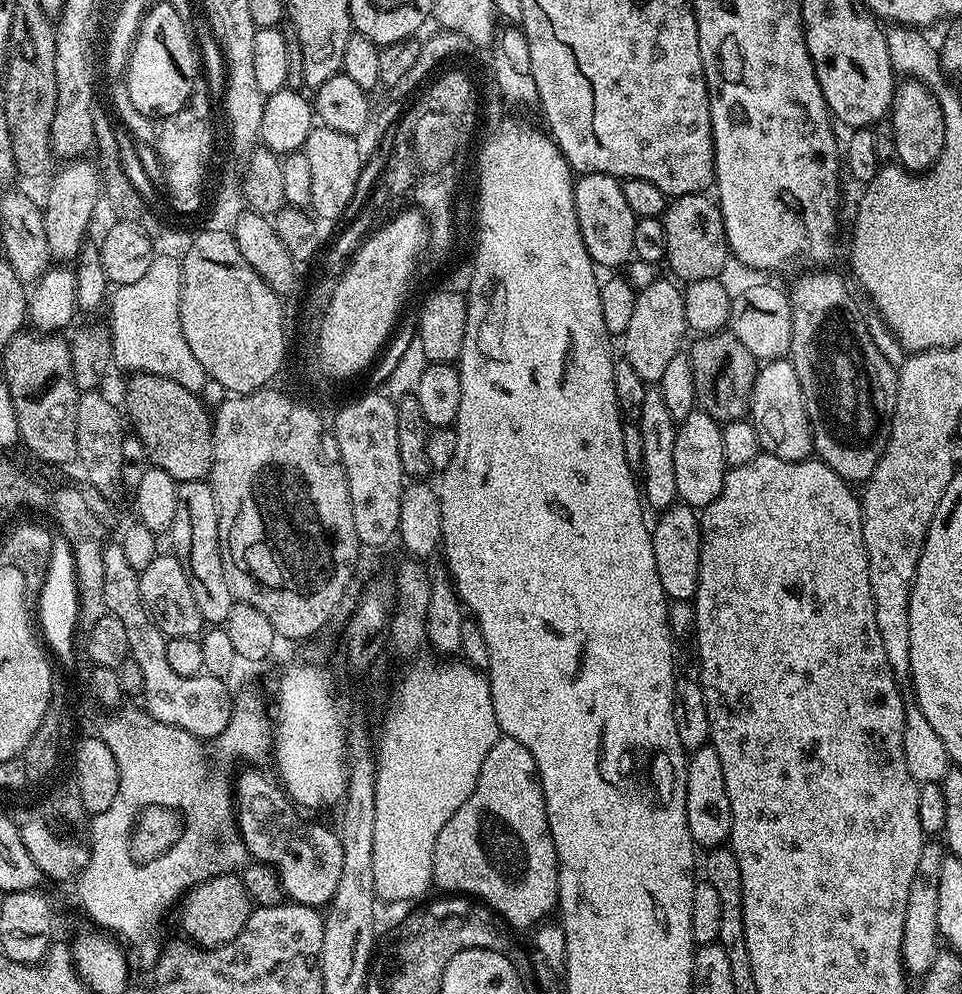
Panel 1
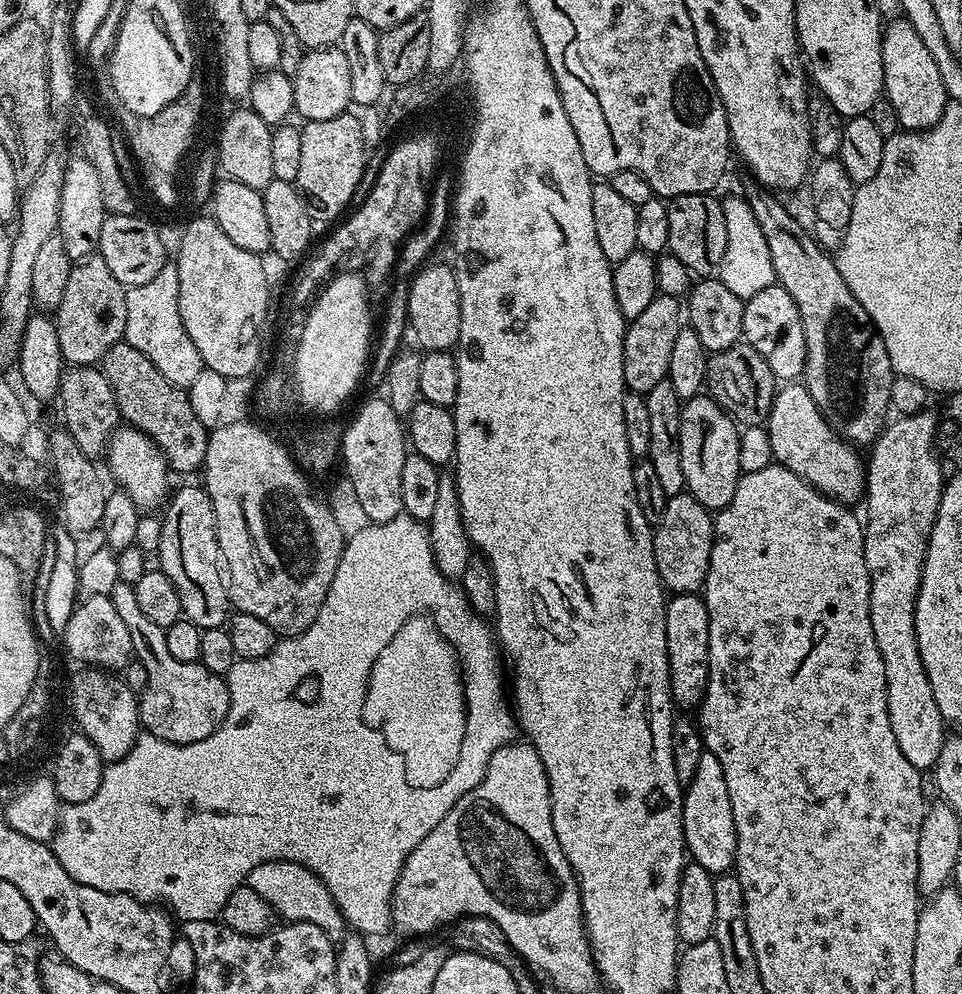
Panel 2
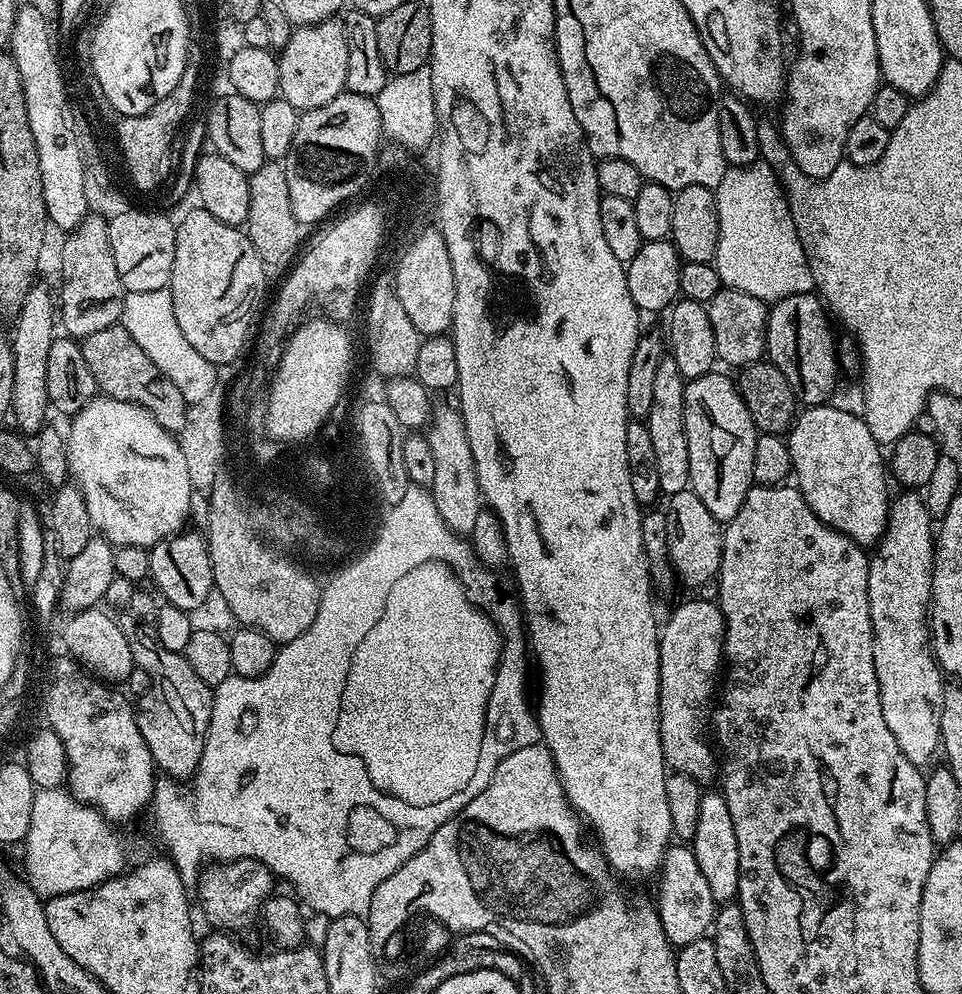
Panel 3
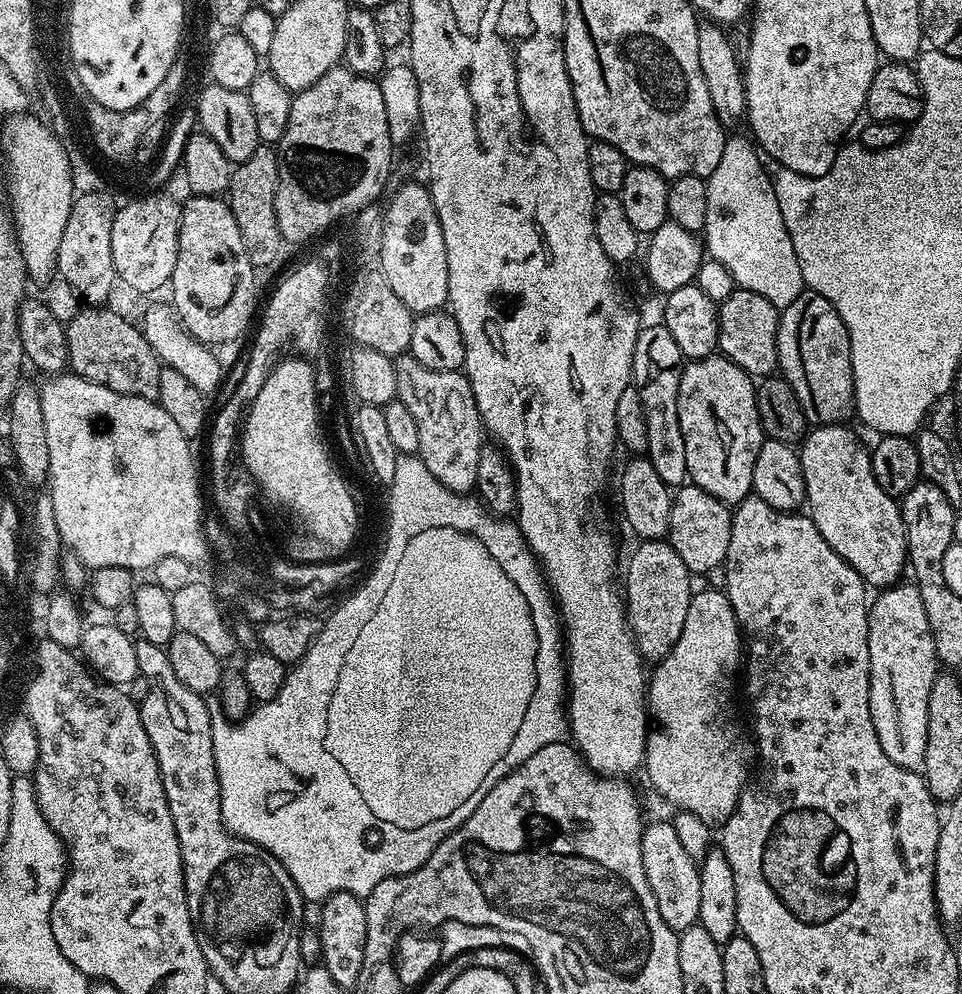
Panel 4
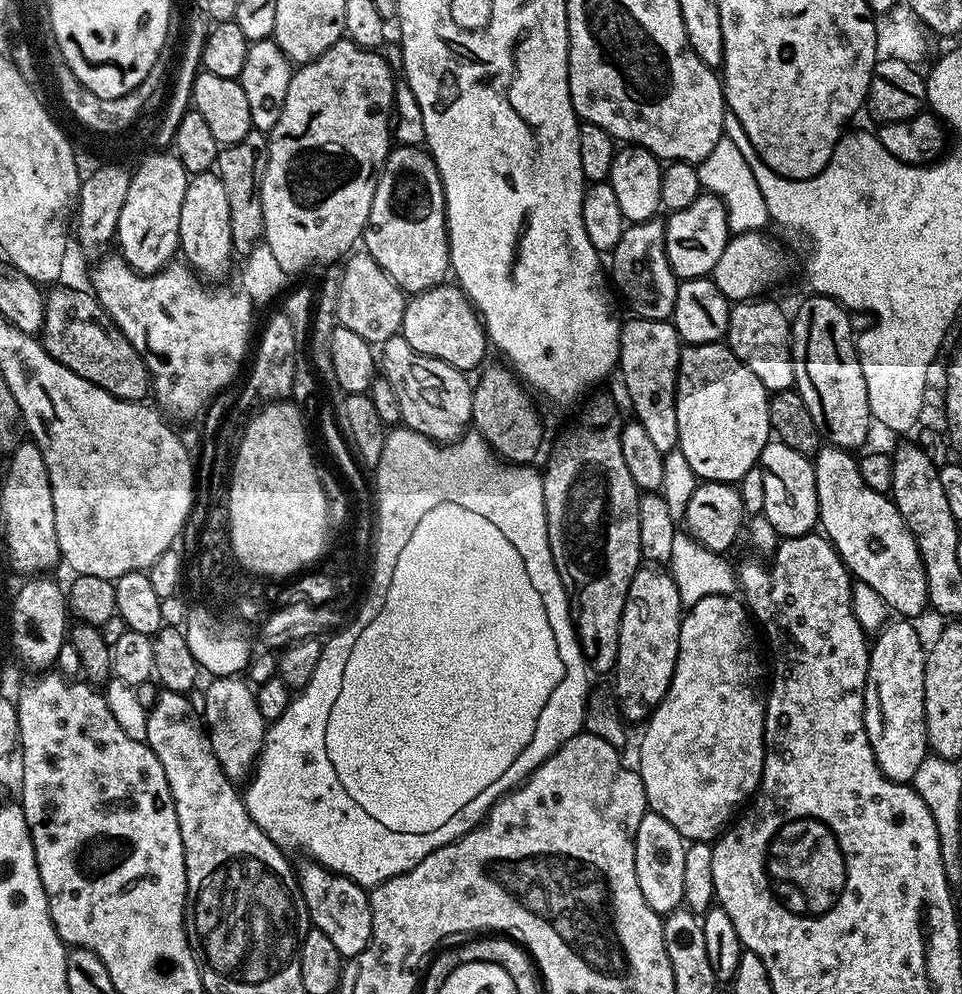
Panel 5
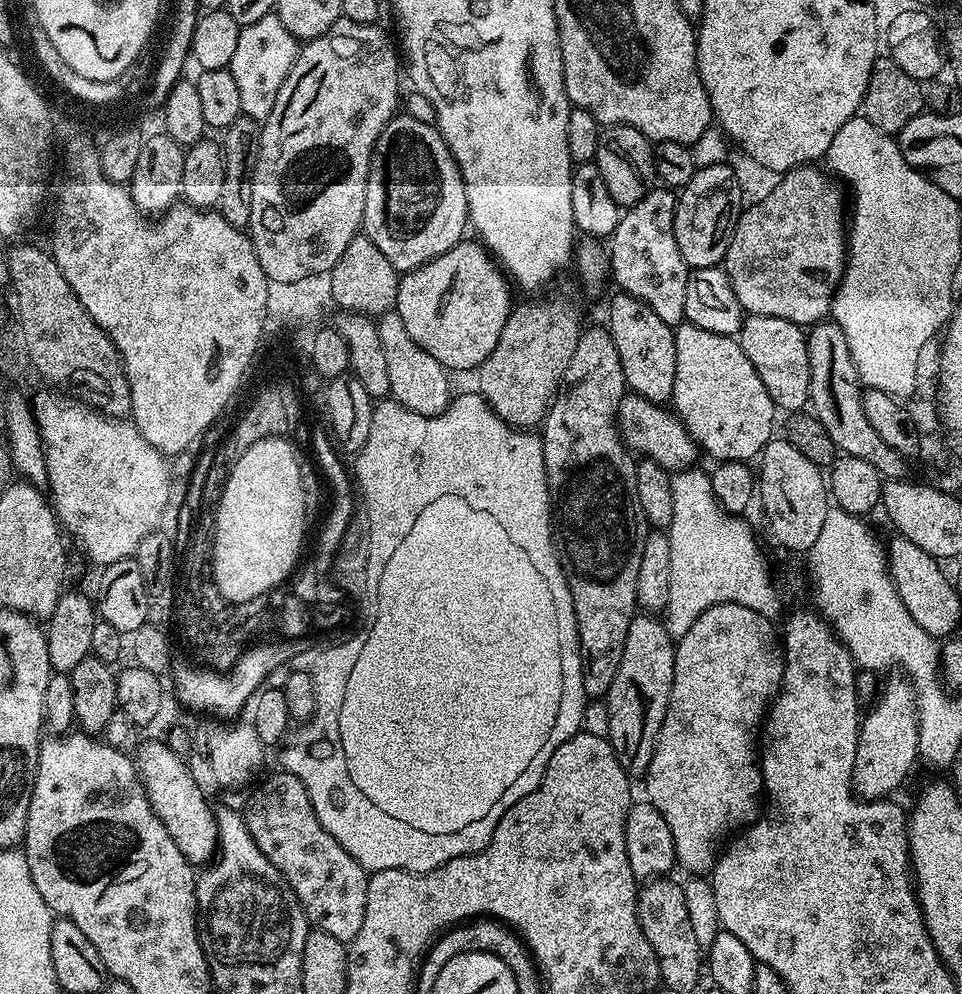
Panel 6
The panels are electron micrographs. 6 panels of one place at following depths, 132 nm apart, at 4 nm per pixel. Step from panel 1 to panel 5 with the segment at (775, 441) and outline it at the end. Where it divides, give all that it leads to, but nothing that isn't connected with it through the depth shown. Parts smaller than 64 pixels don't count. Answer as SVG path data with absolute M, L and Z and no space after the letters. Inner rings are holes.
M821 447L814 457L816 466L816 485L818 486L818 510L820 511L819 527L827 536L832 547L840 555L840 561L847 566L849 573L859 583L870 586L886 602L886 606L897 617L917 618L929 607L928 583L922 558L918 554L916 535L909 530L902 514L898 514L896 503L885 493L870 490L862 482L859 459L847 448Z

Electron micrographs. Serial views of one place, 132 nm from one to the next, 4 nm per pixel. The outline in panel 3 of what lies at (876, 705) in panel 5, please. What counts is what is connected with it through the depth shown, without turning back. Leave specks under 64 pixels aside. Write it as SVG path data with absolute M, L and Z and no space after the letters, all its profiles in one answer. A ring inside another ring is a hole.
M904 490L901 493L897 500L895 497L891 501L888 525L885 526L884 535L881 536L879 544L875 545L874 555L868 562L868 601L872 619L874 670L882 702L882 718L886 718L890 734L894 734L894 742L898 742L898 750L902 750L902 754L906 754L912 764L925 766L924 764L933 763L932 755L941 747L940 705L944 702L946 687L942 669L932 652L930 635L934 517L928 512L924 497L919 491Z

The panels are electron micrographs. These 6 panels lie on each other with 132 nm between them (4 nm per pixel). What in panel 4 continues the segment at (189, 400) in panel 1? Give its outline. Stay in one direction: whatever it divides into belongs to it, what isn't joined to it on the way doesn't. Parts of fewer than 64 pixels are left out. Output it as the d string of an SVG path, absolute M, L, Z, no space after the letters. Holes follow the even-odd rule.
M84 306L77 316L66 324L66 346L68 347L68 368L75 375L86 378L98 386L106 386L118 394L141 396L147 400L157 401L159 398L159 372L161 360L141 329L131 324L124 316L111 312L108 306Z

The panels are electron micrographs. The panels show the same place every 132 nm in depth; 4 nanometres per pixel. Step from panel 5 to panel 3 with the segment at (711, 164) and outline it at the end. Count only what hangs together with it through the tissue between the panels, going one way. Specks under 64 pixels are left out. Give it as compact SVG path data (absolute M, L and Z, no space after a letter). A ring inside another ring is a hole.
M759 160L746 167L725 169L722 182L714 189L714 194L719 232L713 264L725 287L742 290L767 304L776 303L782 297L813 291L813 275L810 274L803 241L797 234L793 215L788 209L788 199L780 186L779 177L767 163Z

